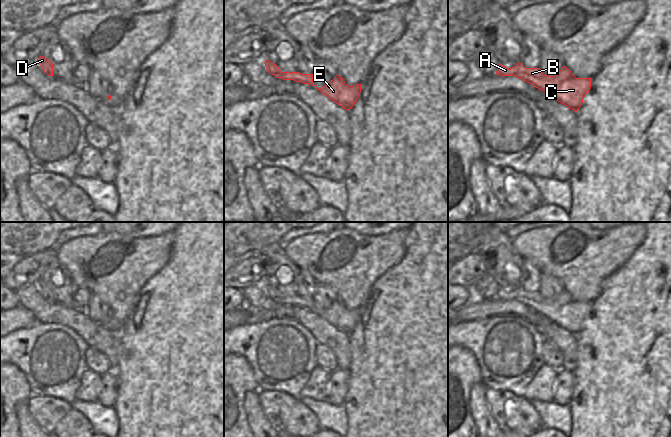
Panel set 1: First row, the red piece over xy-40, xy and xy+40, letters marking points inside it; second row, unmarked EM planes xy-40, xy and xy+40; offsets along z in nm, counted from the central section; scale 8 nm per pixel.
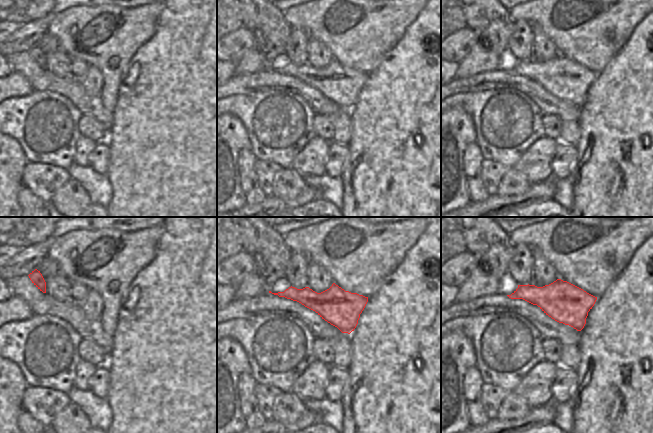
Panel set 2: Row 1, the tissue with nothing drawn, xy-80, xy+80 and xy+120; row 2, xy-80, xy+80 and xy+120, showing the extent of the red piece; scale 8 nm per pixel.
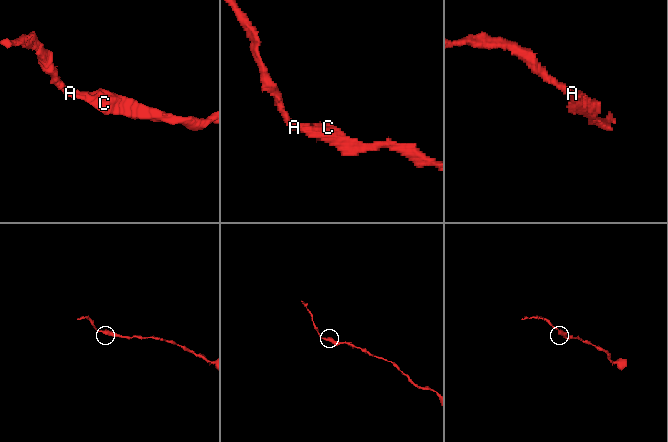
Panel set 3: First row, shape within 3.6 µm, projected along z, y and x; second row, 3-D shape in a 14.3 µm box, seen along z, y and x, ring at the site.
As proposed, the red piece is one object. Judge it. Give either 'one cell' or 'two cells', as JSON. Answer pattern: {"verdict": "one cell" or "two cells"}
{"verdict": "one cell"}

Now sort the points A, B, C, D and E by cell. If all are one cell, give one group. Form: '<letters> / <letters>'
A B C D E

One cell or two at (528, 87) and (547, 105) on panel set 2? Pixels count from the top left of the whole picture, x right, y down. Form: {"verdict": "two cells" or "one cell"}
{"verdict": "one cell"}

